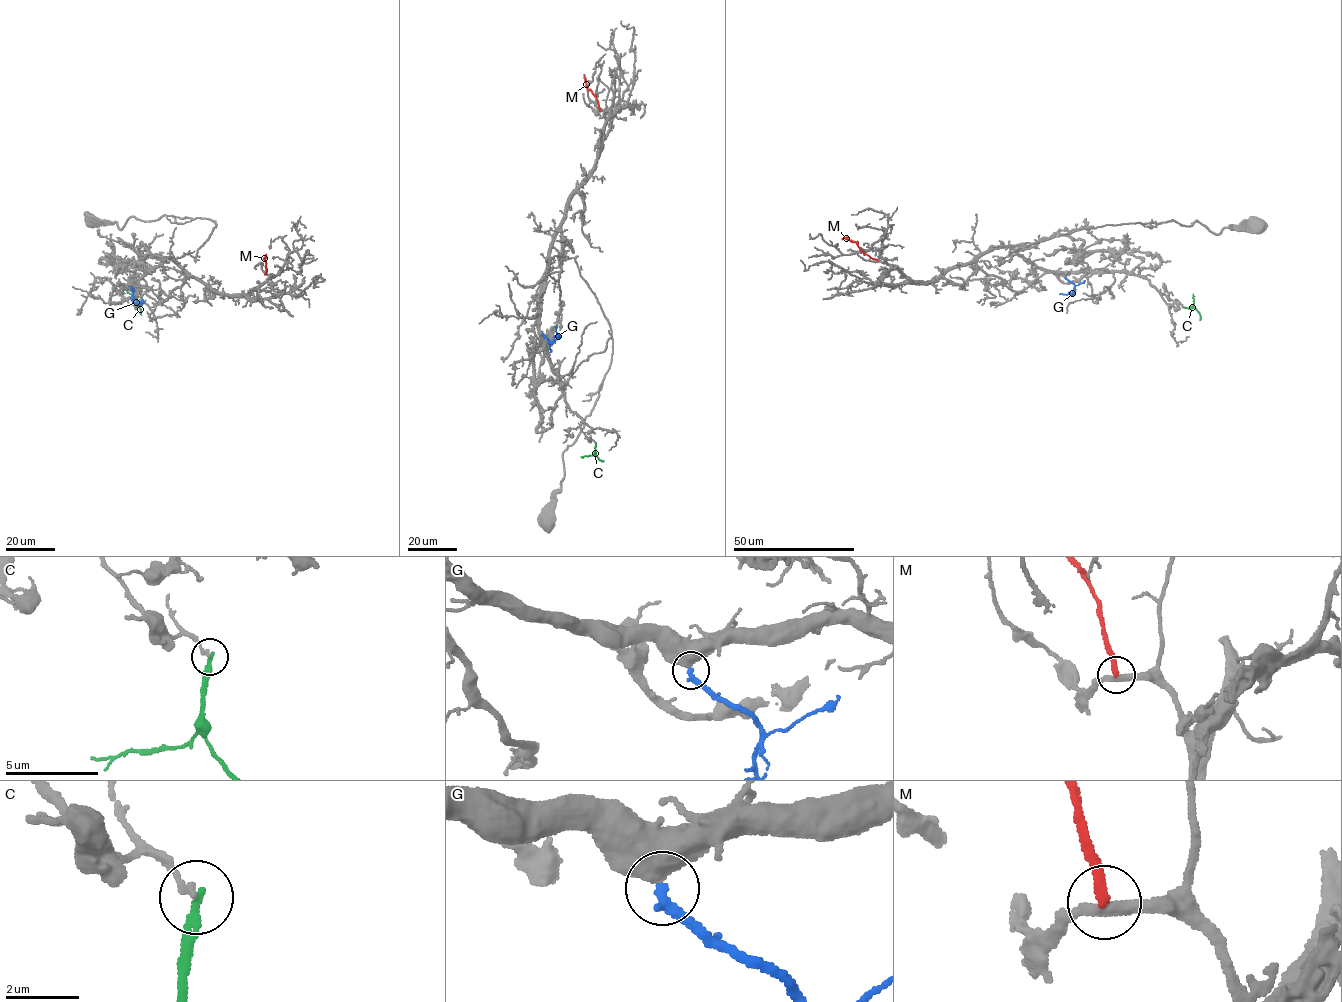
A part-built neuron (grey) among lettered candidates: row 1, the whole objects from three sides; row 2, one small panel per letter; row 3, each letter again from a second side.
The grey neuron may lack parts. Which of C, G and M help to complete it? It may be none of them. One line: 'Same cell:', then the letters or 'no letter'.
Same cell: G

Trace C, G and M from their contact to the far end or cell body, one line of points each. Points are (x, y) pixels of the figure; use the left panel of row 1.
C: (142, 303), (139, 303), (126, 290)
G: (130, 286), (132, 301), (142, 302)
M: (265, 274), (265, 257)

